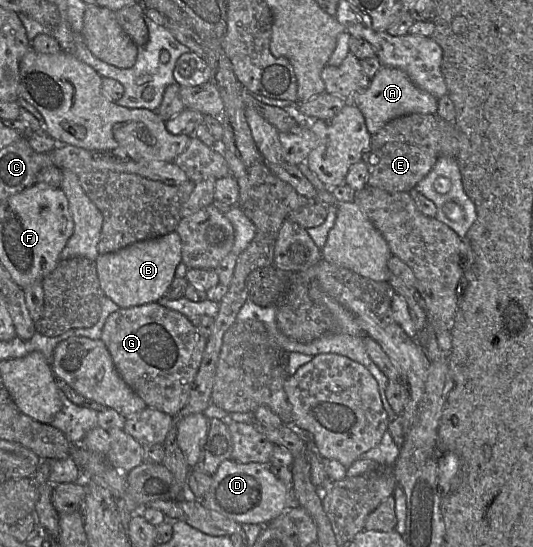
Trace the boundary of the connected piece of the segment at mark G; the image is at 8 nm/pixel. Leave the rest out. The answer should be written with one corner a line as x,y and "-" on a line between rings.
157,302
121,308
108,316
100,339
120,377
145,404
177,416
188,402
207,343
191,320

